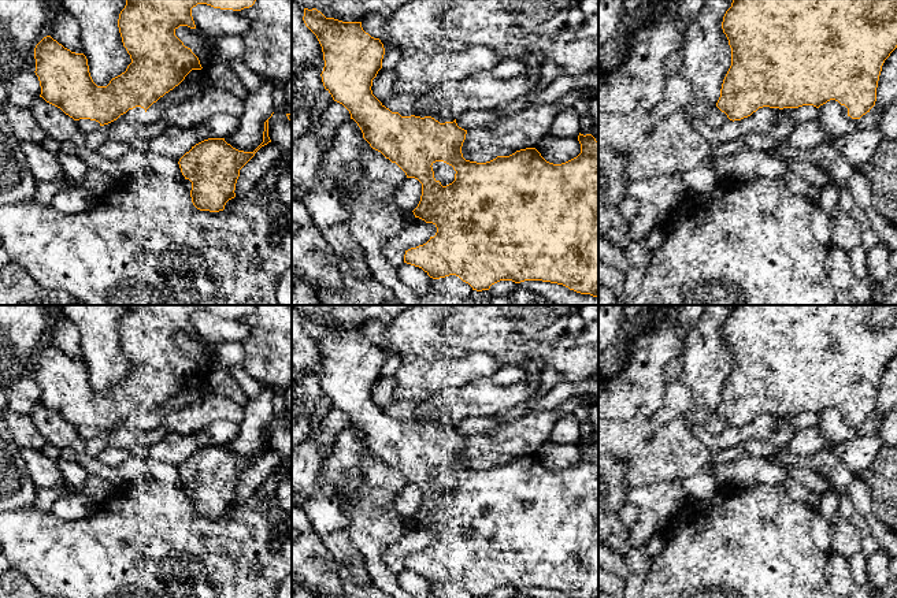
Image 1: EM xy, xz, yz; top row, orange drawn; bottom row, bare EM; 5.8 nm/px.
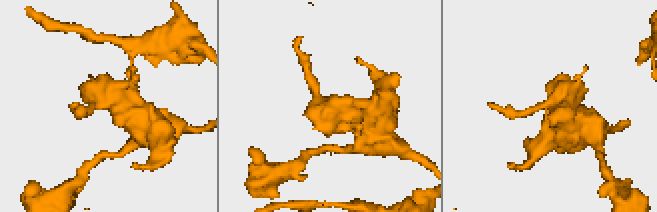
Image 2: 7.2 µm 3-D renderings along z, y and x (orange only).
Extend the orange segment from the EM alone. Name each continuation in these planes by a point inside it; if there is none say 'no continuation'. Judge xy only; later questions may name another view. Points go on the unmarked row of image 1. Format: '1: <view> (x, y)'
1: xy (129, 431)

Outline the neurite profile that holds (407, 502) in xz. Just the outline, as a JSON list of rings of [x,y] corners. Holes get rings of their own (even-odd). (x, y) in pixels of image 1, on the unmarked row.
[[[405,484],[393,498],[389,510],[401,516],[412,519],[422,502],[422,490],[415,484]]]

